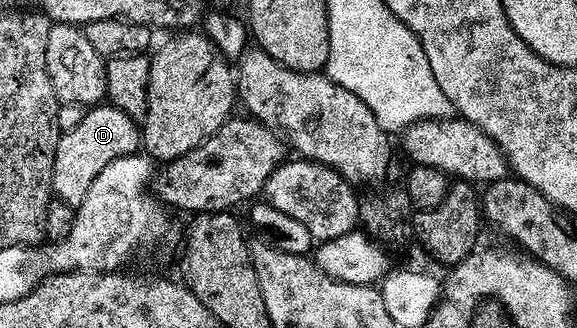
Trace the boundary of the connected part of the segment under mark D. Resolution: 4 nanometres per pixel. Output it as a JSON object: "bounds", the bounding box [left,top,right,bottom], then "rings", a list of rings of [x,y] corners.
{"bounds":[52,103,142,206],"rings":[[[100,103],[89,108],[76,127],[61,132],[52,172],[53,194],[67,205],[78,206],[86,191],[90,191],[90,183],[98,179],[102,167],[114,159],[137,152],[141,145],[142,133],[133,117],[118,111],[111,103]]]}

